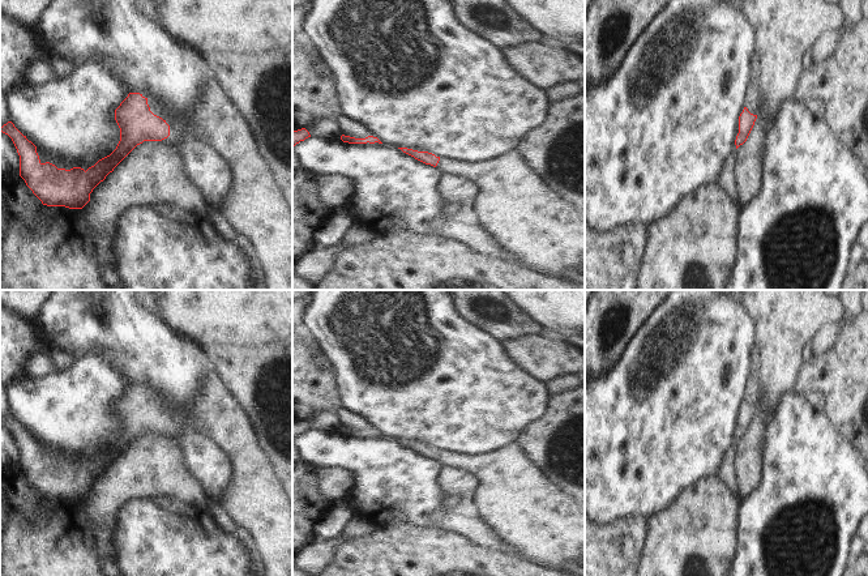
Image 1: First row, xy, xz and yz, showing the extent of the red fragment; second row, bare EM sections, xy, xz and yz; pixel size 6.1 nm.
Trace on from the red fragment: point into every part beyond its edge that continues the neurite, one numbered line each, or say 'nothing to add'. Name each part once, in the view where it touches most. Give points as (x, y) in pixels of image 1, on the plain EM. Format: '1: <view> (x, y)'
1: xy (154, 400)

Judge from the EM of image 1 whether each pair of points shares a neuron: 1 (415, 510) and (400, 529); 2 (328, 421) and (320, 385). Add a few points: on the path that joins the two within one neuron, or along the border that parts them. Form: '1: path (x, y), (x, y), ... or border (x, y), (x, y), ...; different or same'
1: border (436, 524), (387, 521), (376, 525); different
2: border (333, 410), (315, 410), (306, 419); different

